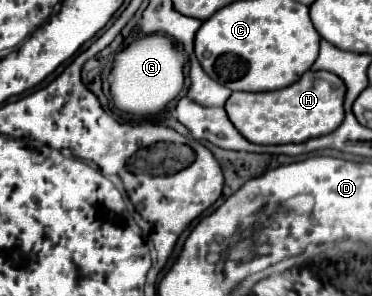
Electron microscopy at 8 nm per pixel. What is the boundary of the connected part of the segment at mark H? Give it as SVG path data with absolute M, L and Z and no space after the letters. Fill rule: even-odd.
M309 70L295 84L271 92L233 92L225 104L233 126L253 144L291 144L329 134L343 122L345 82L331 72Z

